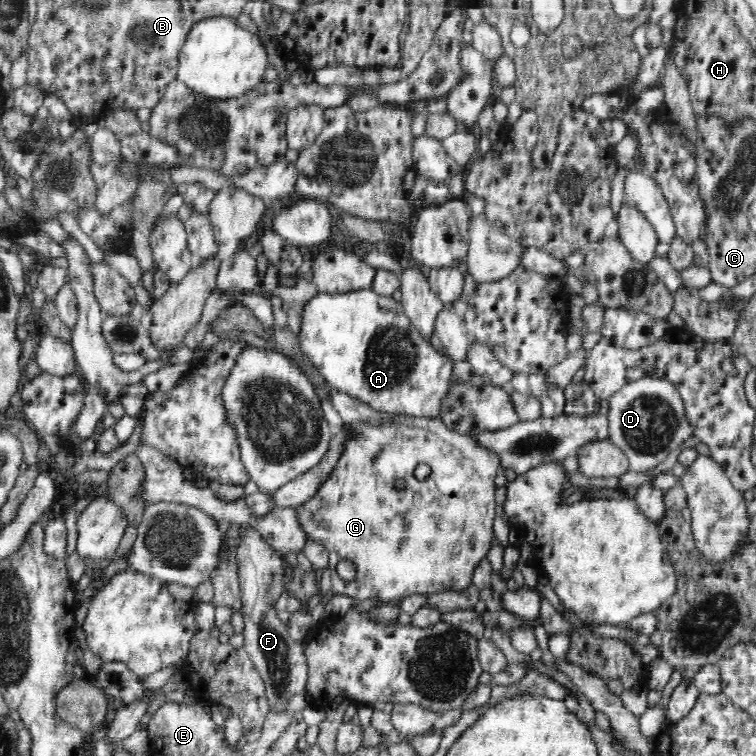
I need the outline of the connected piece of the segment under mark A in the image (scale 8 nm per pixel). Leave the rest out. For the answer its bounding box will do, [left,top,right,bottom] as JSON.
[296,287,453,418]

